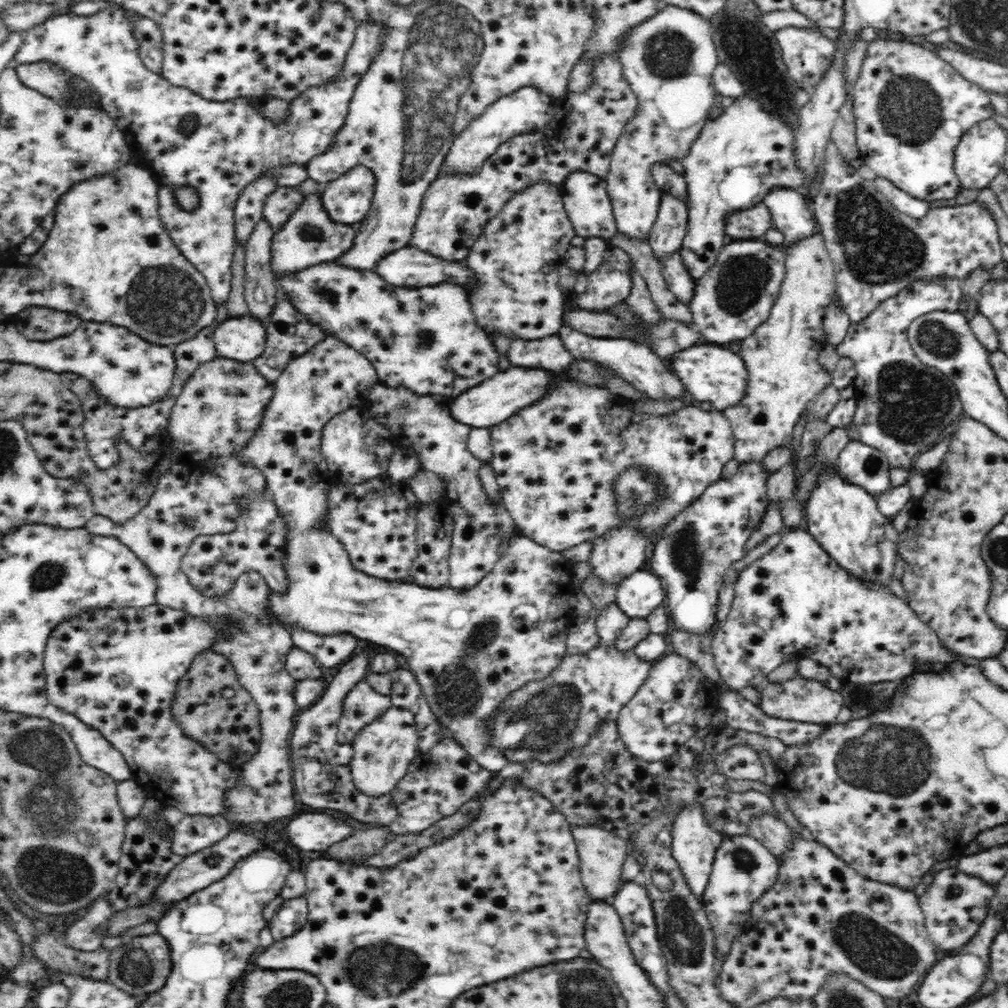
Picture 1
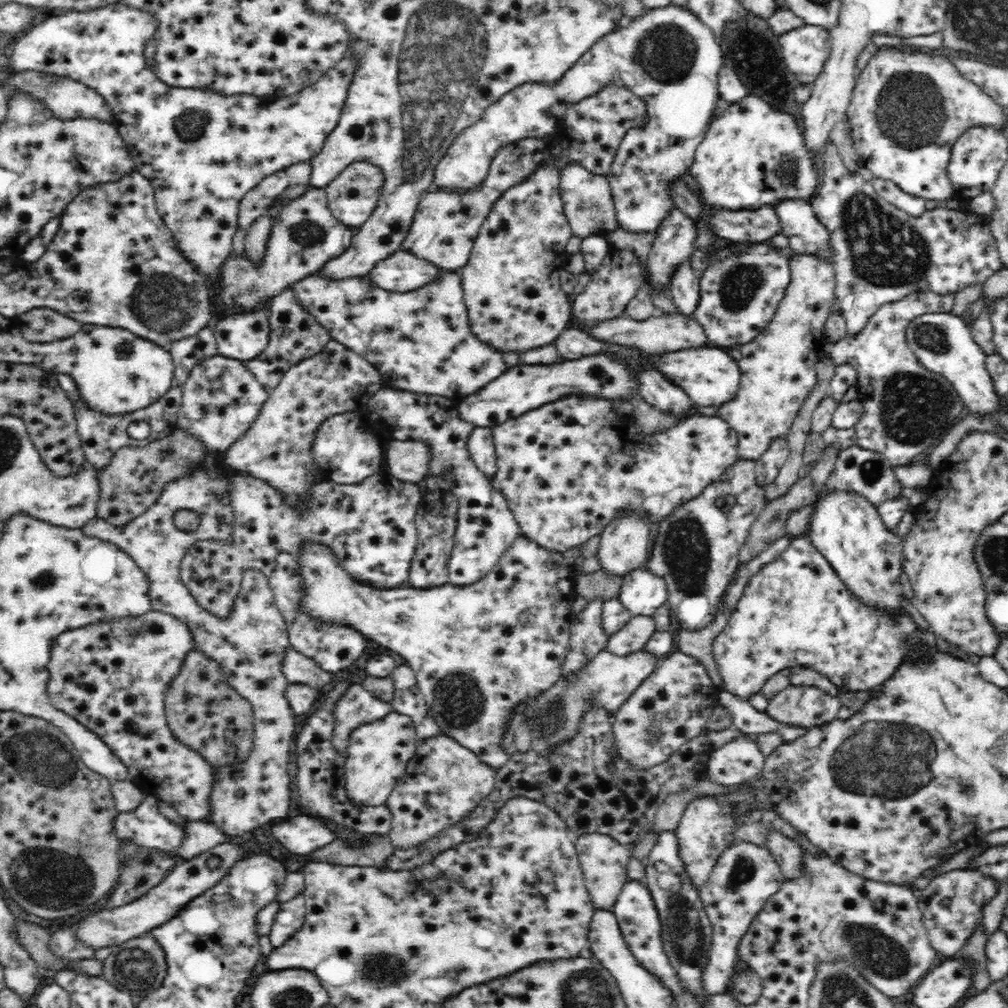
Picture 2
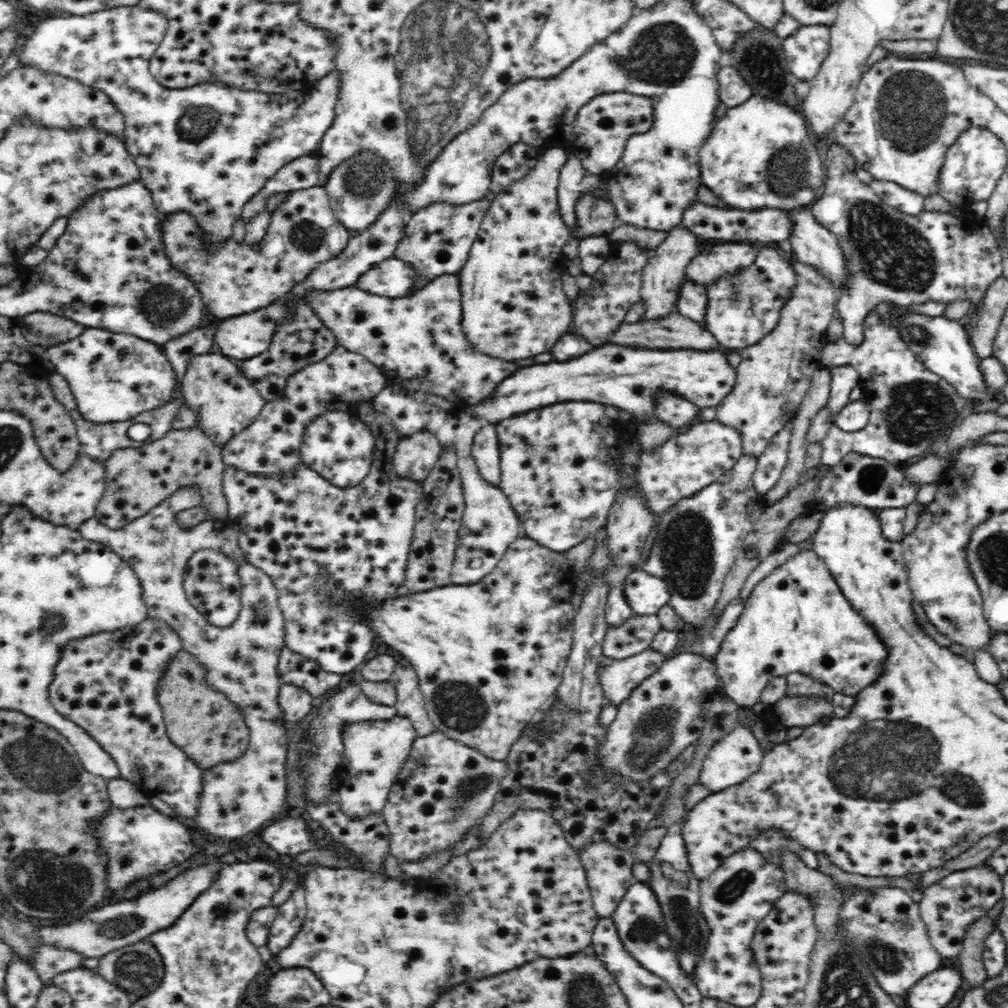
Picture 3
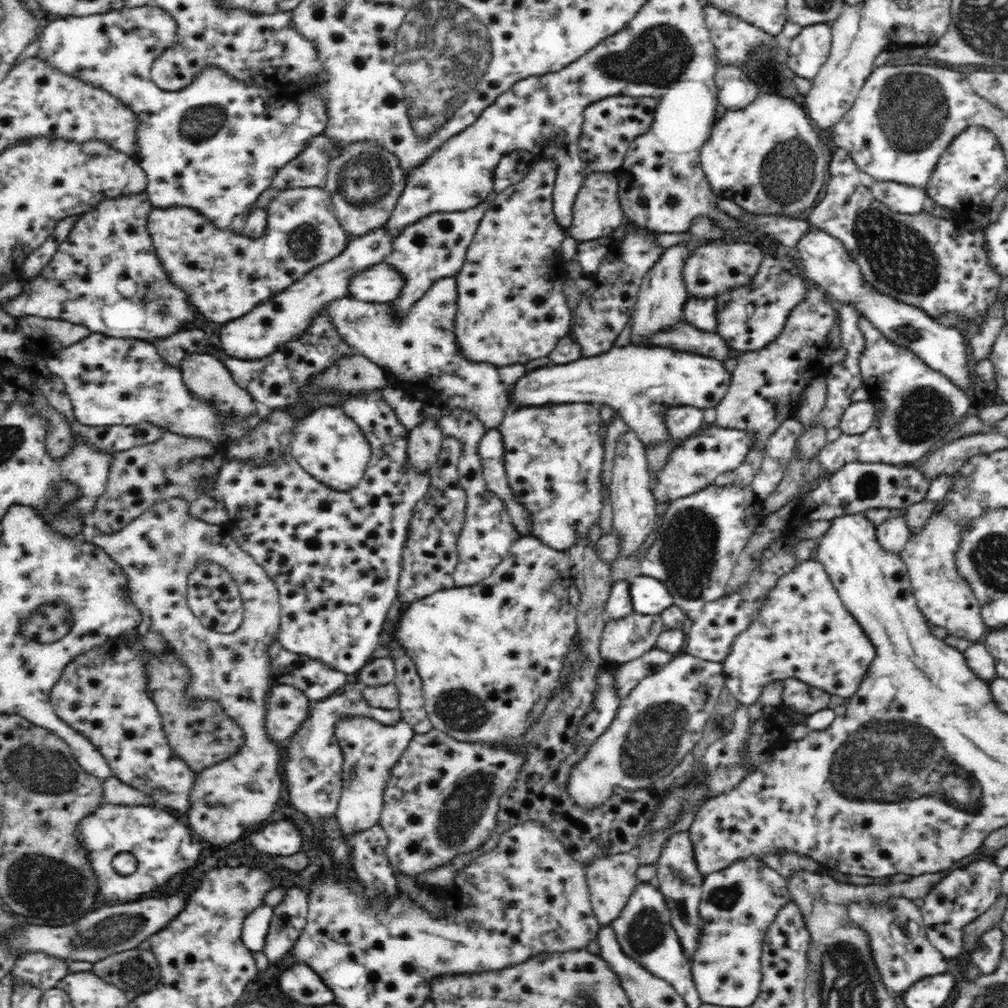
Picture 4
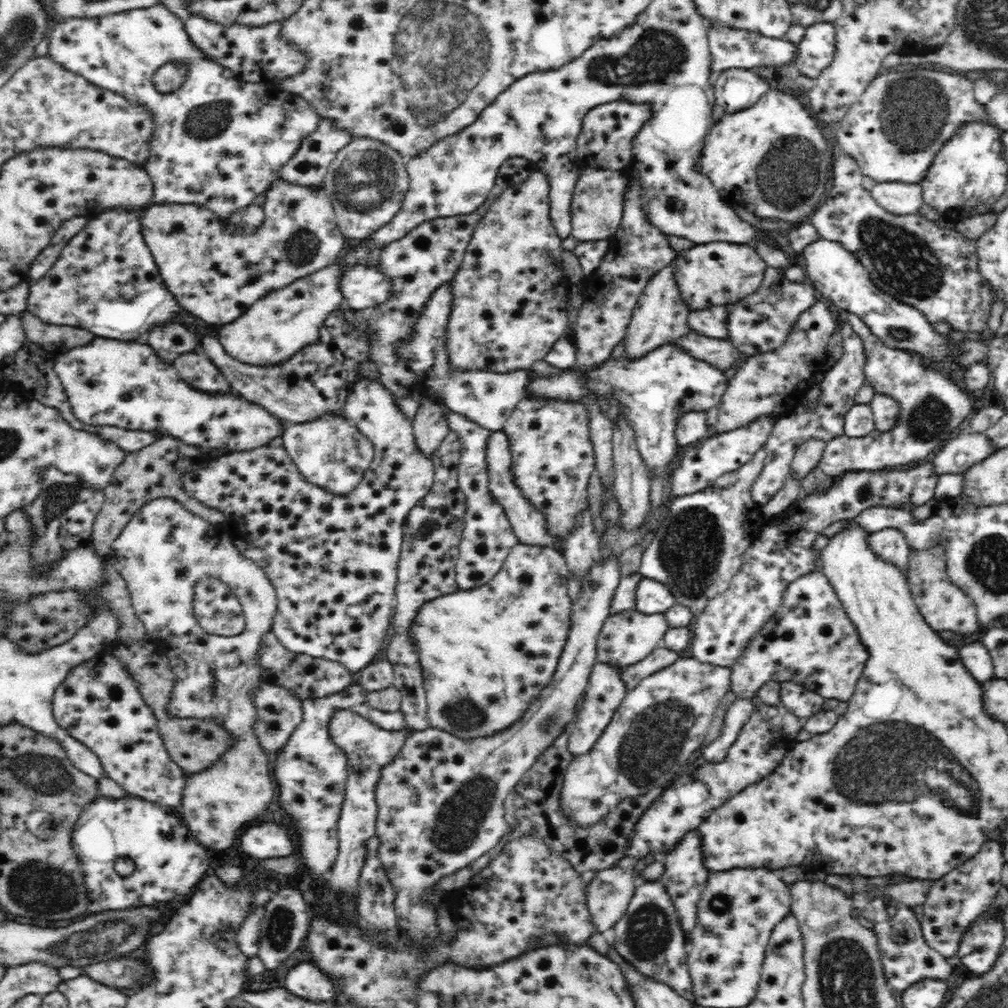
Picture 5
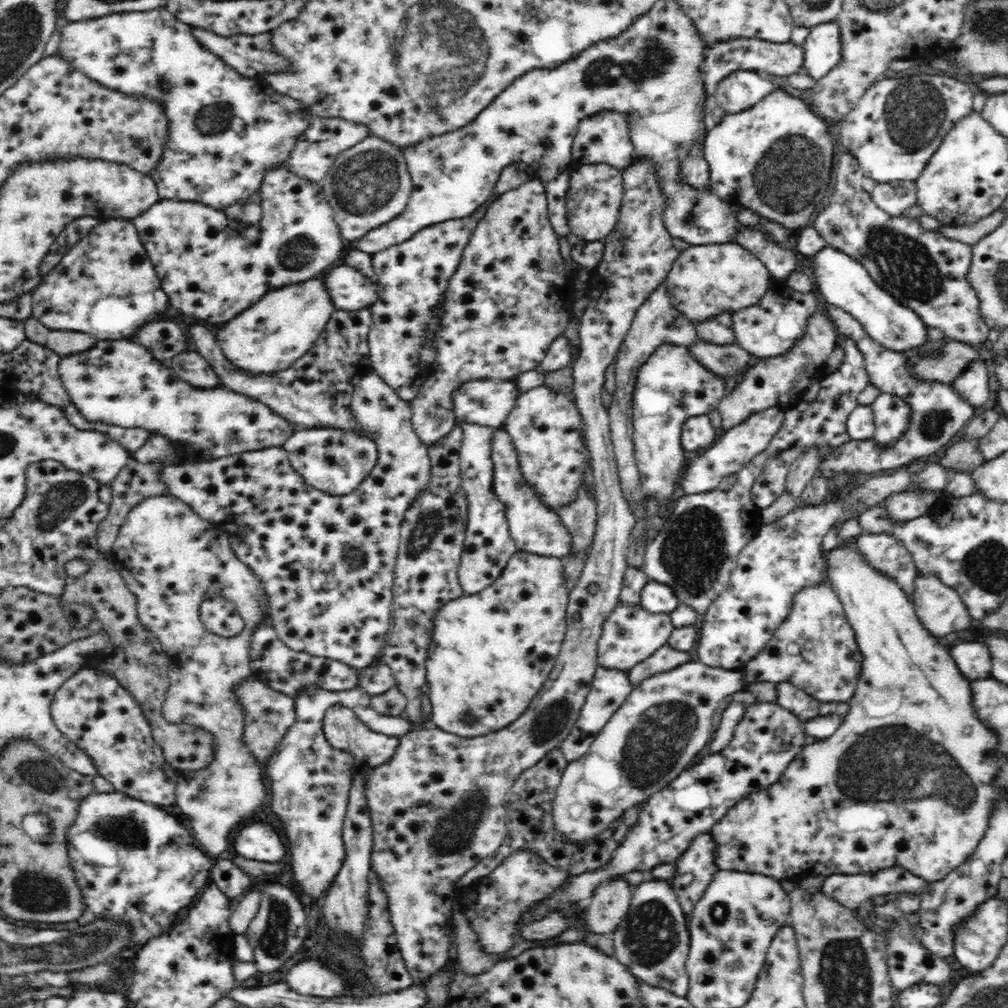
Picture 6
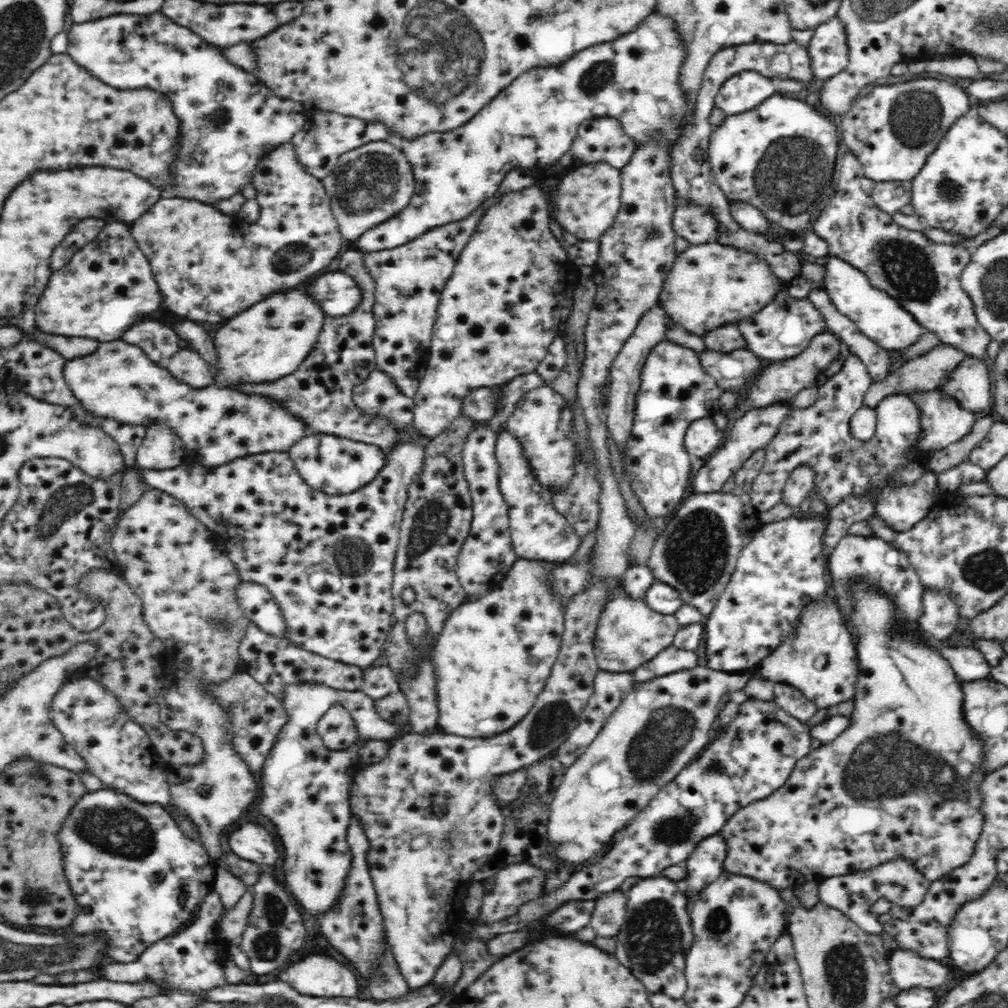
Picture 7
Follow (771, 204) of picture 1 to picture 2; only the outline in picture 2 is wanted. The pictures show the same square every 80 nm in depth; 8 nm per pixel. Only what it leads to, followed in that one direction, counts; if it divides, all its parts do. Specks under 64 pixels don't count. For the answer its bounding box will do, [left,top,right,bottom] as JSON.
[773,198,833,264]

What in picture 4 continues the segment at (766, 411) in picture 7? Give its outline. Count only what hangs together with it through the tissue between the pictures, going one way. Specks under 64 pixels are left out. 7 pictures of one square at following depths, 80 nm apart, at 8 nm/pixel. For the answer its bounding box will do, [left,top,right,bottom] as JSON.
[654,426,752,502]

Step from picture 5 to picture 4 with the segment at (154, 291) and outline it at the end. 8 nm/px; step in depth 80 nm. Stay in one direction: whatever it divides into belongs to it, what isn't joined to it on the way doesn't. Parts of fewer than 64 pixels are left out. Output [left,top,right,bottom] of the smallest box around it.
[3,193,196,341]

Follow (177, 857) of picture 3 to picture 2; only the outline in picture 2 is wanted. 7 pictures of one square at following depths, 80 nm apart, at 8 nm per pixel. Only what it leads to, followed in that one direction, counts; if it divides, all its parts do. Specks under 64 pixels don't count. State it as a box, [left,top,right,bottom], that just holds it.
[116,796,184,857]

